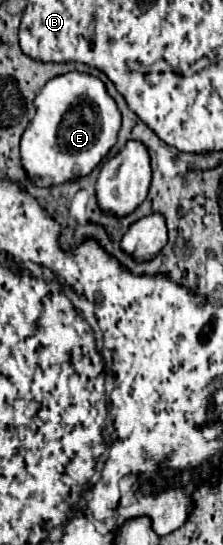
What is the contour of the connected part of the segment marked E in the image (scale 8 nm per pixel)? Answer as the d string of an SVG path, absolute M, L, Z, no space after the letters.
M70 72L56 76L38 92L36 114L20 140L22 168L38 186L54 186L88 176L116 144L120 112L96 76Z

